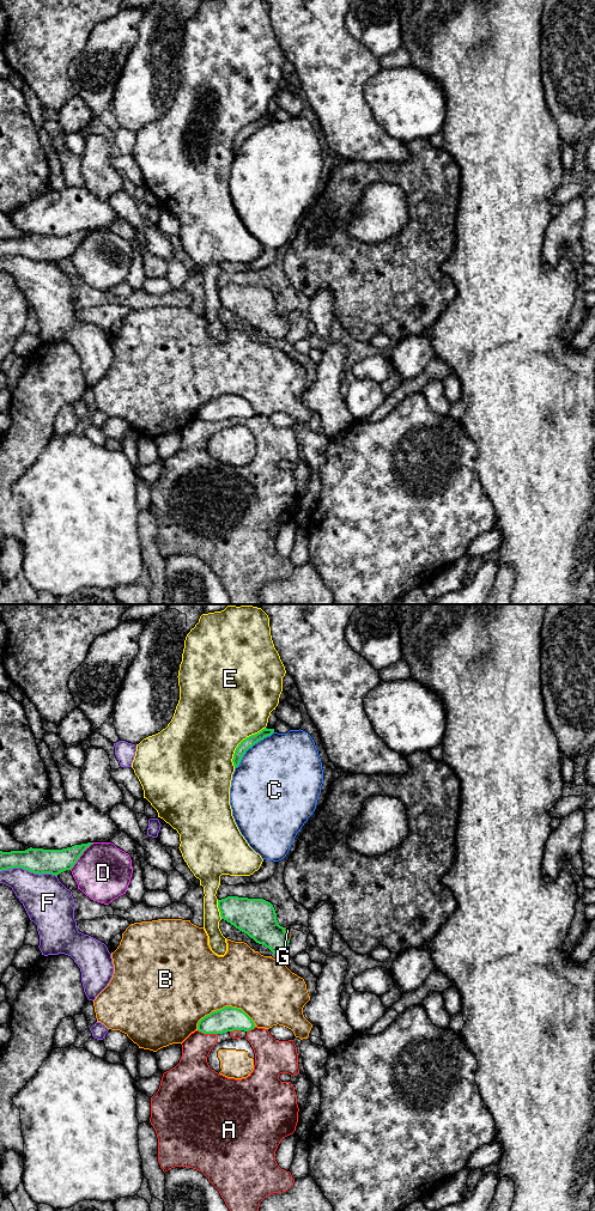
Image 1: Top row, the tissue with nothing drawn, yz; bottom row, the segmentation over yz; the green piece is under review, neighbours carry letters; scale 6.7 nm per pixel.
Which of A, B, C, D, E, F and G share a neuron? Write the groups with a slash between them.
A / B / C / D / E / F / G

